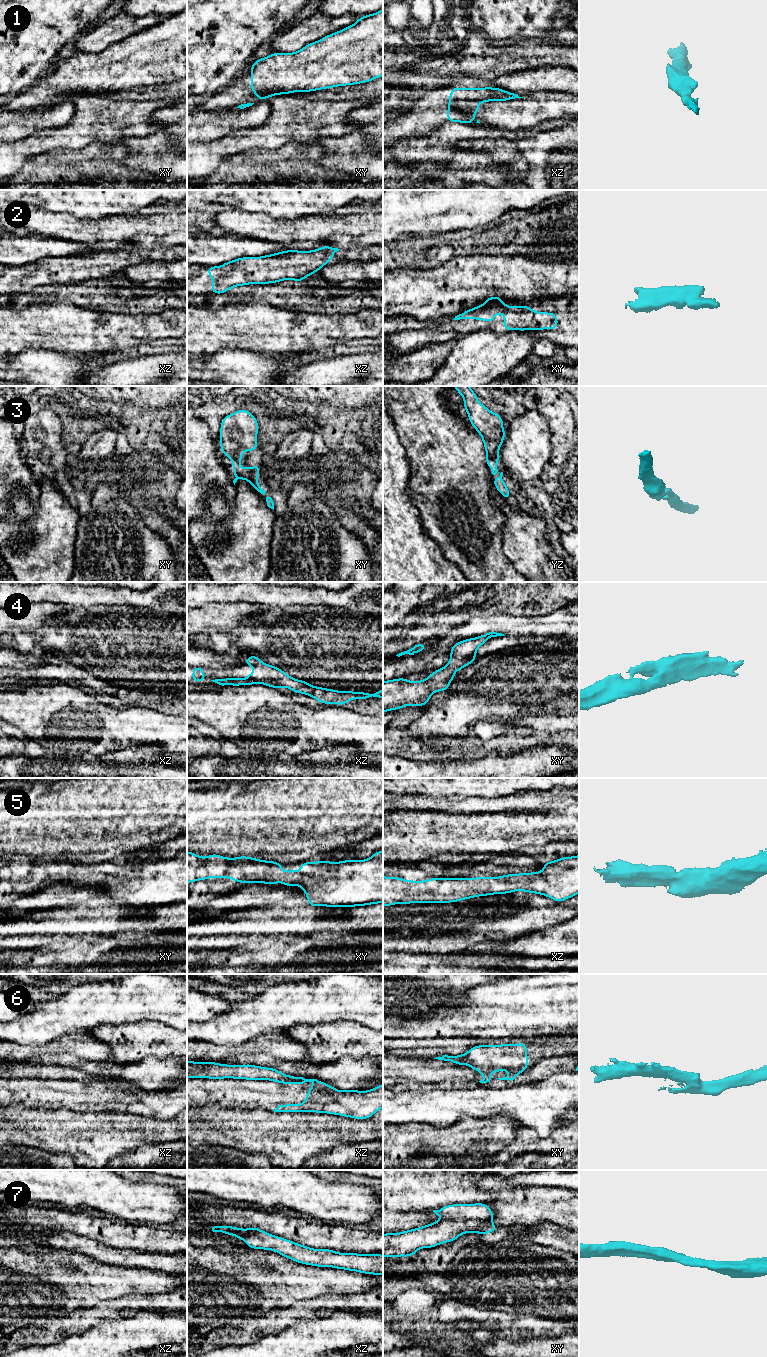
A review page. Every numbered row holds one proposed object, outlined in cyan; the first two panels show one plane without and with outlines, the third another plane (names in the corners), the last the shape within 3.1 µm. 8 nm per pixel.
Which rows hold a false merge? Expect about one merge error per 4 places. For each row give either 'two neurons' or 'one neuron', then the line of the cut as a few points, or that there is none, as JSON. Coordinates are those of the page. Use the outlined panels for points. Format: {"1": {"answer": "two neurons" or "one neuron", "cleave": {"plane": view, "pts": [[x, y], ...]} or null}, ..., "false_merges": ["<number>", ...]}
{"1": {"answer": "two neurons", "cleave": {"plane": "xz", "pts": [[480, 101], [454, 100], [450, 103]]}}, "2": {"answer": "one neuron", "cleave": null}, "3": {"answer": "one neuron", "cleave": null}, "4": {"answer": "one neuron", "cleave": null}, "5": {"answer": "one neuron", "cleave": null}, "6": {"answer": "two neurons", "cleave": {"plane": "xy", "pts": [[498, 1070], [482, 1072]]}}, "7": {"answer": "one neuron", "cleave": null}, "false_merges": ["1", "6"]}

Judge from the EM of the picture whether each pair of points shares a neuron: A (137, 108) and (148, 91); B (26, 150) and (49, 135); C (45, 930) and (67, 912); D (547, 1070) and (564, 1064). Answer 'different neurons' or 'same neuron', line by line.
A: different neurons
B: same neuron
C: different neurons
D: same neuron

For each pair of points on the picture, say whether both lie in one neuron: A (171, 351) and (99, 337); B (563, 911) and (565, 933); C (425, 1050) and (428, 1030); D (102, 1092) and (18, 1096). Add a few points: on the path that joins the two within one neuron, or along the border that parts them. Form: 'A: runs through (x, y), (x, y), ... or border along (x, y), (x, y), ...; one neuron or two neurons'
A: border along (176, 344), (156, 347); two neurons
B: border along (568, 919), (545, 927), (542, 930); two neurons
C: border along (403, 1037), (437, 1038); two neurons
D: runs through (81, 1094), (39, 1094); one neuron

